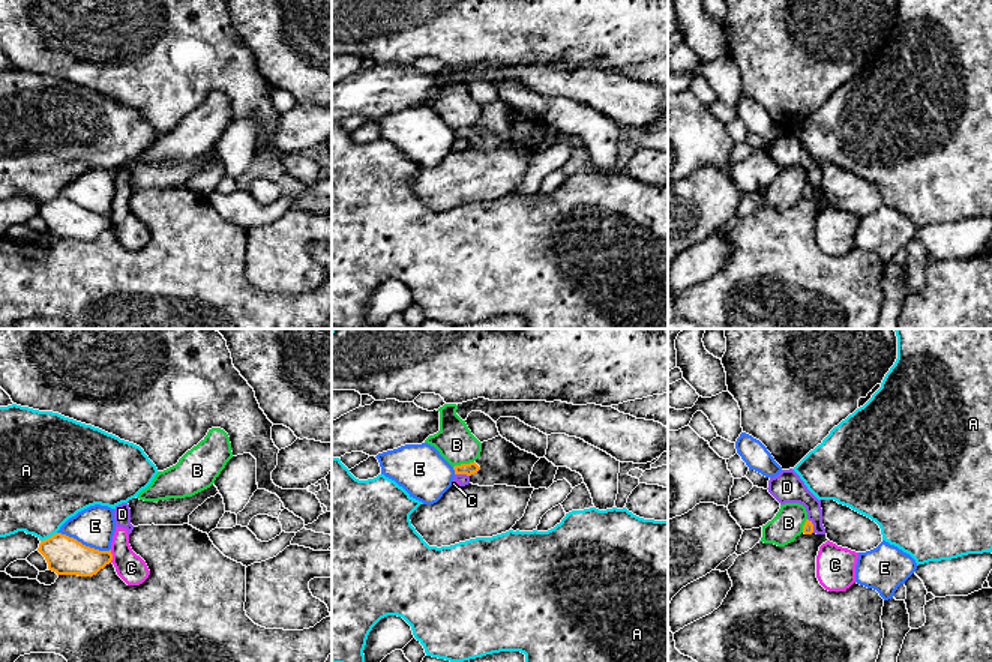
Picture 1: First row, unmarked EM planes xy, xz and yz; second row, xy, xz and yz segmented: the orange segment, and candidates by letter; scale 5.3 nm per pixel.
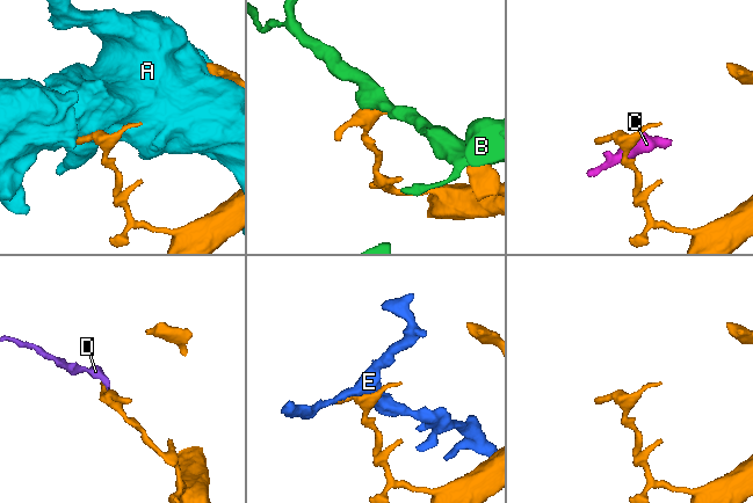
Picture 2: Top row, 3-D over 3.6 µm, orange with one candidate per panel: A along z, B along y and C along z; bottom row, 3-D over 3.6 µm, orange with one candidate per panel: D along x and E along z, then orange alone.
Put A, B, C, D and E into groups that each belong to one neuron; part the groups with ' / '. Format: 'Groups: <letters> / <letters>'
Groups: A / B / C D / E

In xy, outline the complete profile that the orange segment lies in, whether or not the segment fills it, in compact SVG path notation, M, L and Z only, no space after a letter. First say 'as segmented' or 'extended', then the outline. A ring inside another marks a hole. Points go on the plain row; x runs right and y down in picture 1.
as segmented | M62 197L41 204L38 215L57 239L93 240L113 224L111 213L99 215Z

